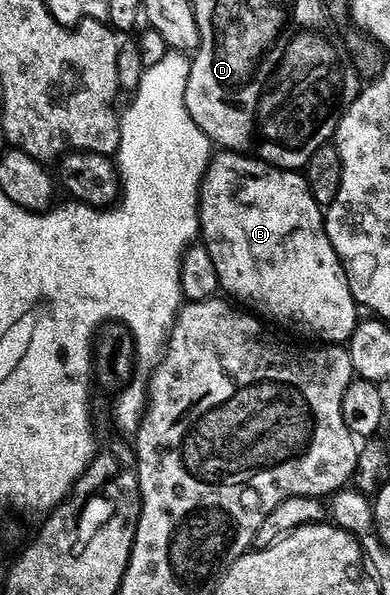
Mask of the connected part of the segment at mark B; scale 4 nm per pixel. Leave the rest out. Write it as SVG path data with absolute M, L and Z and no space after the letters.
M221 149L219 152L213 153L212 159L208 161L208 167L204 173L204 182L200 186L199 237L202 239L202 244L208 250L210 260L214 260L214 272L218 272L220 290L225 295L233 294L233 296L228 296L235 299L237 303L259 312L265 319L273 318L280 326L289 326L290 329L297 330L300 334L305 334L308 340L315 340L320 344L347 343L348 337L354 332L358 321L356 314L358 303L354 300L354 296L350 292L350 284L346 280L346 272L342 268L340 258L334 252L334 248L326 236L324 210L314 200L314 196L310 192L308 182L304 179L303 173L294 170L285 170L282 166L271 166L270 163L264 162L260 158L253 158L252 155L239 150Z

